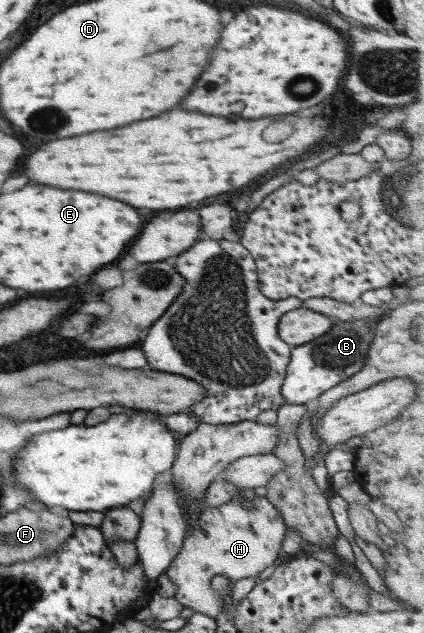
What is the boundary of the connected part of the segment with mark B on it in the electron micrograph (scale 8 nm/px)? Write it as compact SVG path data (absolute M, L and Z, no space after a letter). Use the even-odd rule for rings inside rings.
M363 318L365 324L353 321L340 321L334 324L324 336L320 336L306 344L291 347L291 357L286 371L286 378L280 392L286 404L310 405L310 400L317 399L320 394L330 390L338 383L356 374L366 362L372 344L377 321Z

